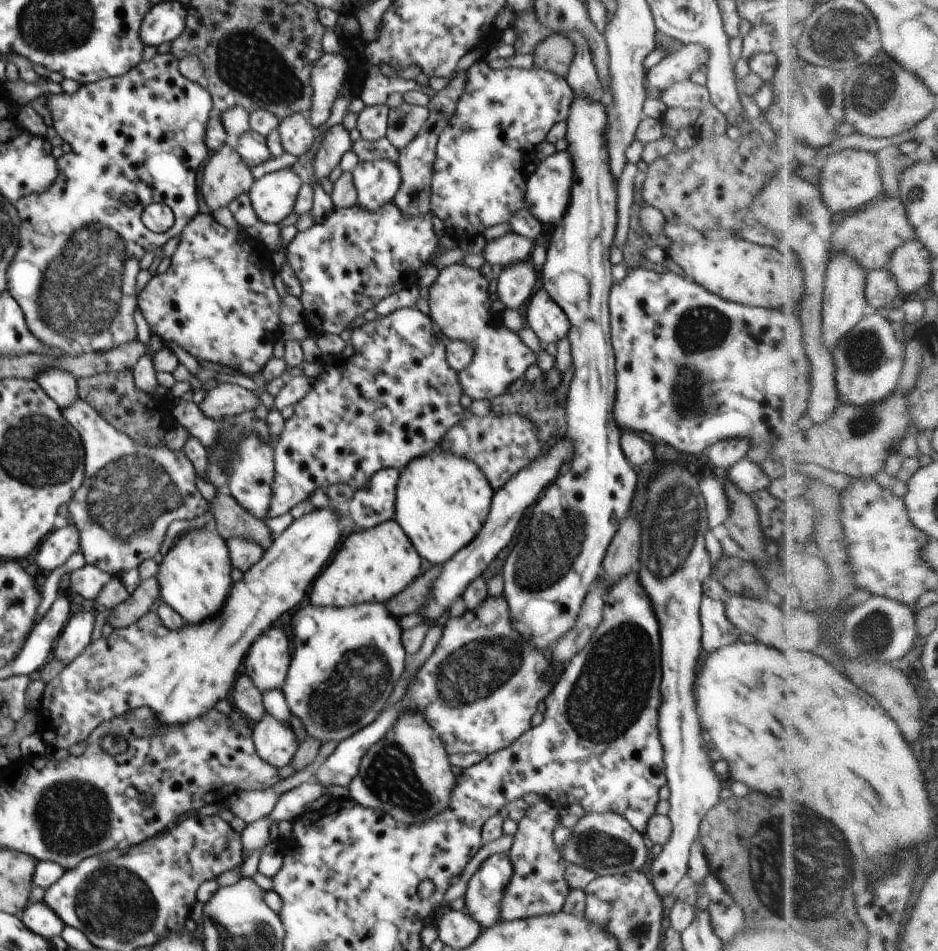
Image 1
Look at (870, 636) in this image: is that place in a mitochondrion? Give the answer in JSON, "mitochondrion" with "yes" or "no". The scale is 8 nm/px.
{"mitochondrion":"yes"}

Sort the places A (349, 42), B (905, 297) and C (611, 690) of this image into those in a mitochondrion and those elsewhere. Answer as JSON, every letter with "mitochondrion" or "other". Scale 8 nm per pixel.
{"A":"other","B":"other","C":"mitochondrion"}

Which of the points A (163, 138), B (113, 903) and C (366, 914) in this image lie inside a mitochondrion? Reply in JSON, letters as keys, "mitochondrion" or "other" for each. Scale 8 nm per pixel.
{"A":"other","B":"mitochondrion","C":"other"}

